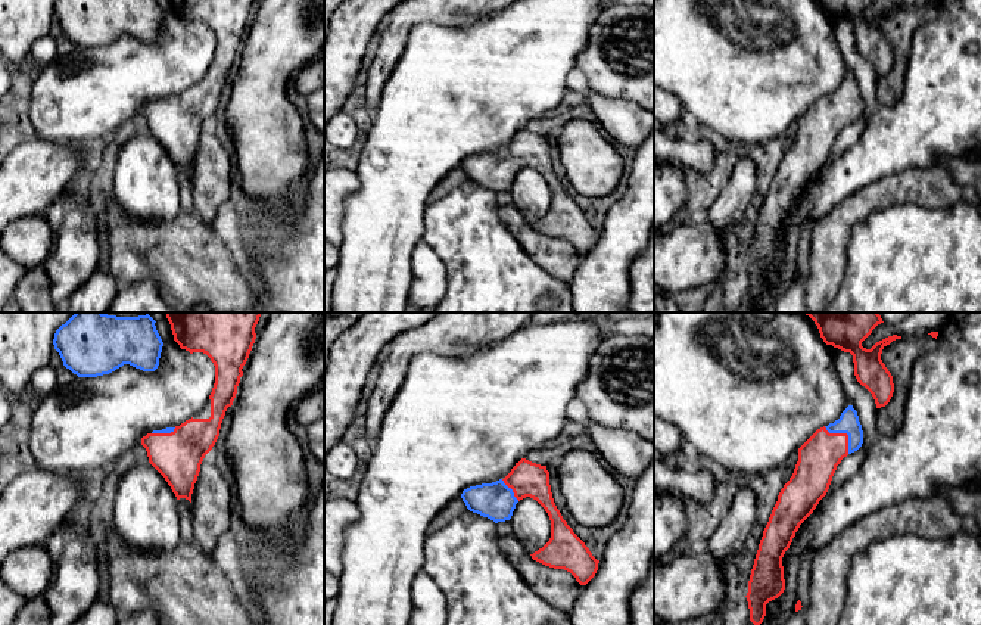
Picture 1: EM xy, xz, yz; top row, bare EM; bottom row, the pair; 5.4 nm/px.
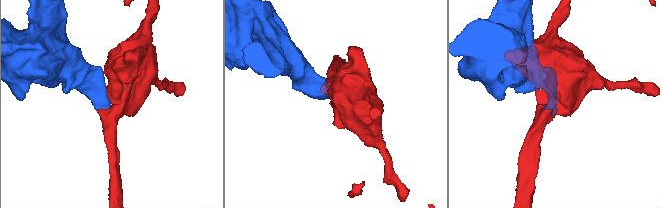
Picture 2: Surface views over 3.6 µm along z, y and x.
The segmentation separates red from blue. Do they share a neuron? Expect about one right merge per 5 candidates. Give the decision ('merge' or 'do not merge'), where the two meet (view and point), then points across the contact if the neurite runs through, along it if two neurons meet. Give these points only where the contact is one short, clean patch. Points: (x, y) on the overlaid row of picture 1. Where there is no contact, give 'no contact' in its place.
merge; meets red in yz at (844, 434)

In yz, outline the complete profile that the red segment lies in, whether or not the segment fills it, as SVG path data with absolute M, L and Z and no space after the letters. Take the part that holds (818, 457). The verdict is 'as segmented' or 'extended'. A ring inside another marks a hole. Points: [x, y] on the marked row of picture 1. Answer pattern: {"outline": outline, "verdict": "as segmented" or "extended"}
{"outline": "M848 405L838 420L818 429L798 448L794 473L778 495L751 569L745 597L754 625L763 622L766 604L785 590L782 557L795 532L826 495L837 466L862 444L857 411Z", "verdict": "extended"}

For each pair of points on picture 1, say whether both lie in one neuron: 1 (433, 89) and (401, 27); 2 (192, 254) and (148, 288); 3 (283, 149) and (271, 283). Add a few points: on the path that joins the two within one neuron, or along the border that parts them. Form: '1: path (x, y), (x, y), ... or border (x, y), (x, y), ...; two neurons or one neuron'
1: border (436, 21), (423, 21), (411, 30), (394, 71); two neurons
2: border (121, 286), (130, 282), (152, 280), (161, 297); two neurons
3: border (290, 201), (279, 208), (268, 223); two neurons

